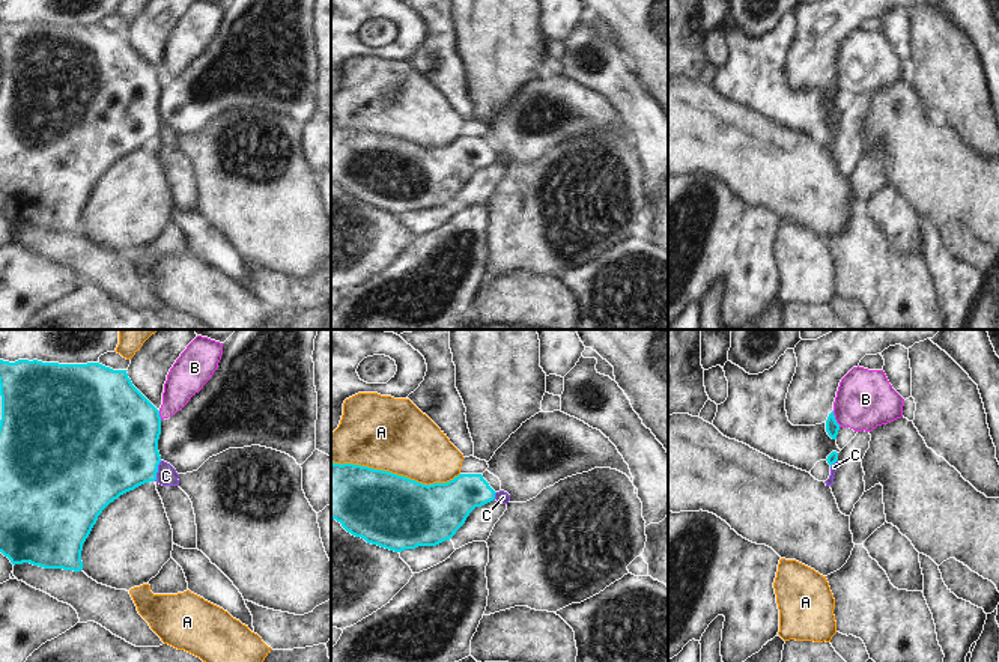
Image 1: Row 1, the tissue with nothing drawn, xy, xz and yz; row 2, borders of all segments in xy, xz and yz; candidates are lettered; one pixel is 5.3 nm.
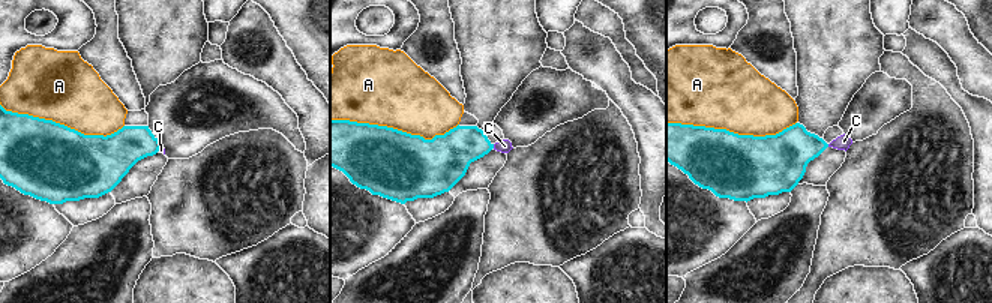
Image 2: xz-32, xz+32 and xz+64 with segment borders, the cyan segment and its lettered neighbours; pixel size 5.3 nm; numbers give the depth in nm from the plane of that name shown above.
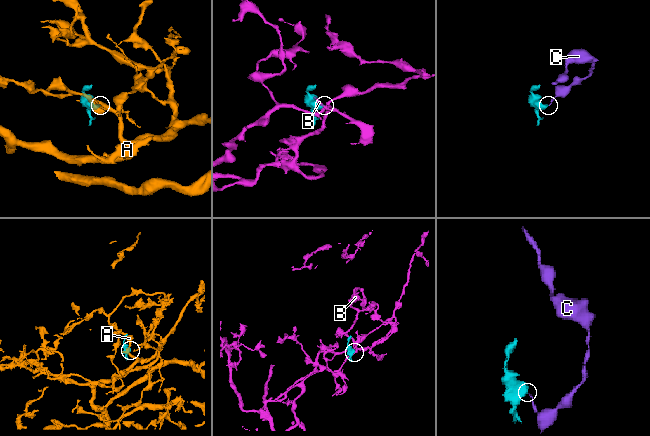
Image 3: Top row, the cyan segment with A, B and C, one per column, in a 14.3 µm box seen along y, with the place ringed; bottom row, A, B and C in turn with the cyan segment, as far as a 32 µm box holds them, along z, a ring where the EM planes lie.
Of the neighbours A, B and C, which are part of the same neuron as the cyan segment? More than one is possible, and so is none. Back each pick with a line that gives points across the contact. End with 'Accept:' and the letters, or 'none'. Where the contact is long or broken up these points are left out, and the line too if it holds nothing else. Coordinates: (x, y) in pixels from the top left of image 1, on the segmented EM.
Accept: none

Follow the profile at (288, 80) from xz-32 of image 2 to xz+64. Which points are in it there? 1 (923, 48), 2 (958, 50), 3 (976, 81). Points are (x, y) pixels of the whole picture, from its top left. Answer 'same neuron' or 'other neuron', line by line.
1: same neuron
2: other neuron
3: other neuron

